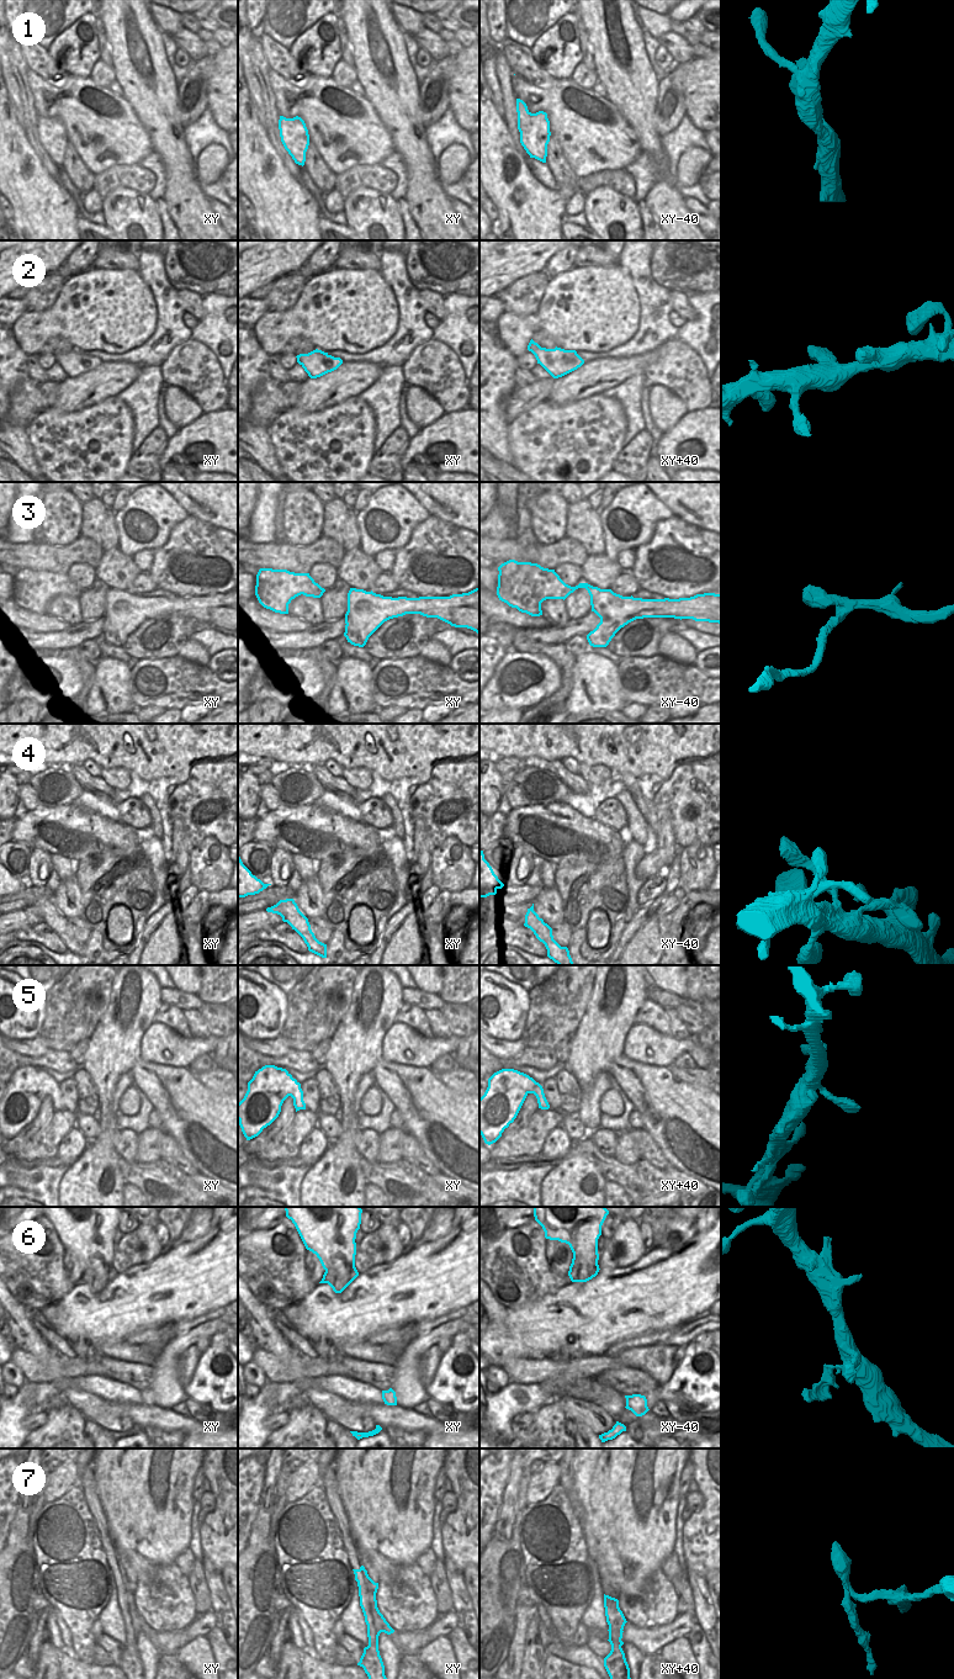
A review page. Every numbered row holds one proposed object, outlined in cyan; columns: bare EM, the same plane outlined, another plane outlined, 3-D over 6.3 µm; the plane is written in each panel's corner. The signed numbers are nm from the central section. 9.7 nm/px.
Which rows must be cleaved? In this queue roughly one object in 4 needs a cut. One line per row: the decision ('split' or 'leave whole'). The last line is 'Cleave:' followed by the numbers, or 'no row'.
1: leave whole
2: leave whole
3: split
4: leave whole
5: leave whole
6: leave whole
7: split
Cleave: 3, 7

